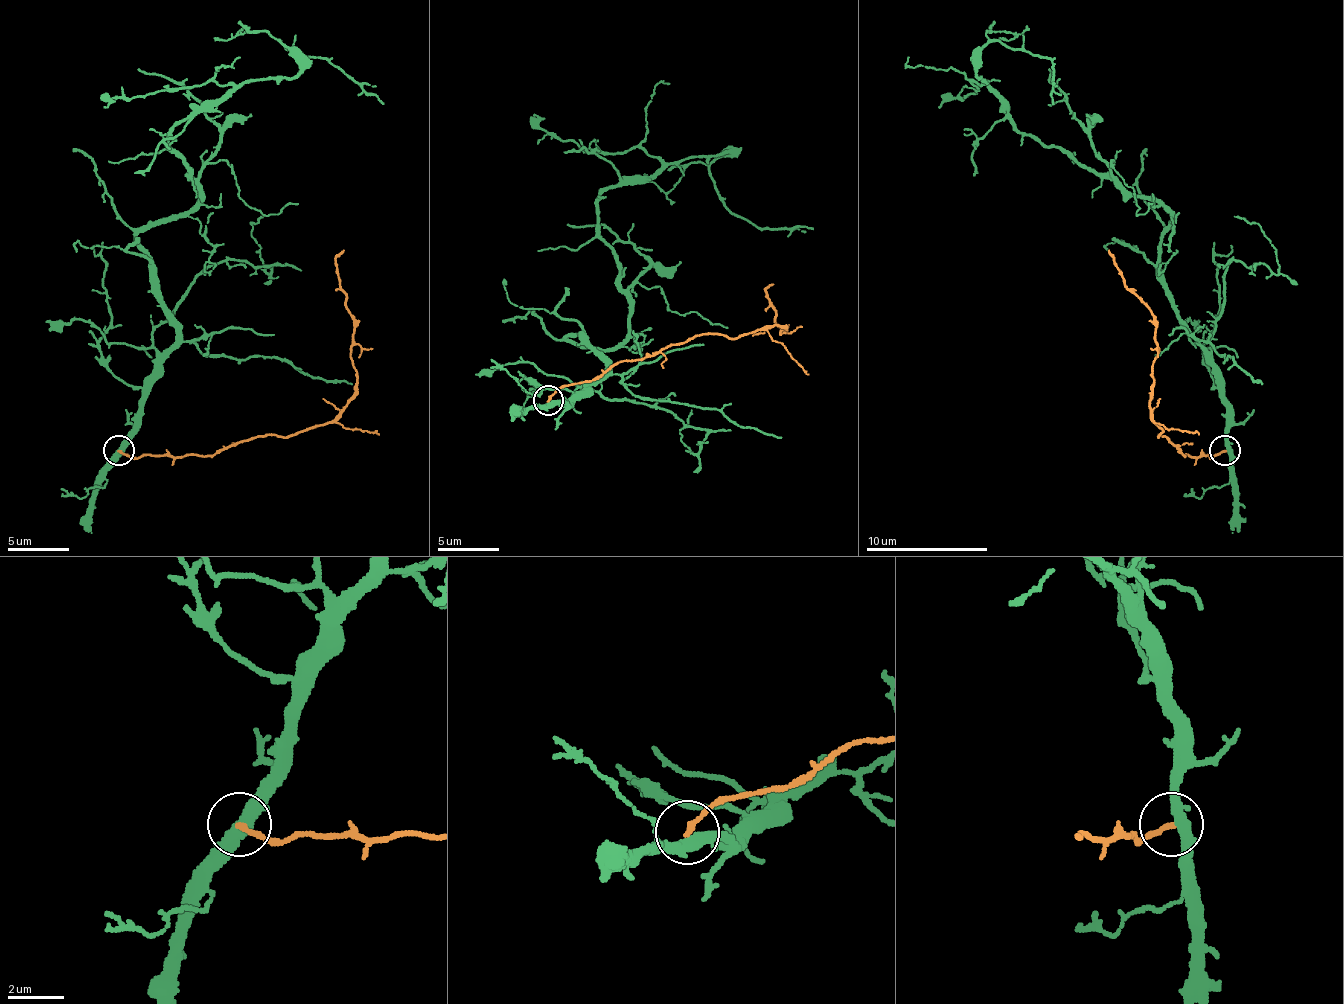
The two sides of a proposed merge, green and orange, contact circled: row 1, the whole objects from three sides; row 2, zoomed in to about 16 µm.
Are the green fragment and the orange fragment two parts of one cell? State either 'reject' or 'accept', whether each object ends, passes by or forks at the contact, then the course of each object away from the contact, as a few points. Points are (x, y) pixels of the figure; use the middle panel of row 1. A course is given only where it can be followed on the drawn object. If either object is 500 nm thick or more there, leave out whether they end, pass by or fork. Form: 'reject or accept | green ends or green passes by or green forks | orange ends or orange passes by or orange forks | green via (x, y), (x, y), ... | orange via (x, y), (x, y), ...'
reject | green passes by | orange ends | green via (550, 401), (605, 370), (566, 337), (626, 337), (608, 187), (727, 151), (718, 197), (812, 230) | orange via (547, 401), (620, 361), (703, 334), (782, 331), (767, 297), (773, 285)

